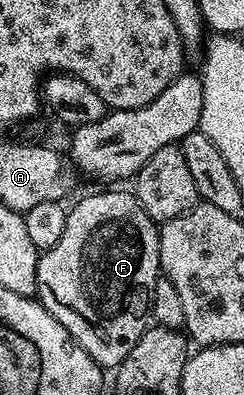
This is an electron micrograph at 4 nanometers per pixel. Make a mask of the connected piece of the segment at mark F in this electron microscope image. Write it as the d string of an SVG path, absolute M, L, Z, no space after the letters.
M134 192L91 193L67 211L65 232L53 247L42 250L37 263L37 299L69 331L71 338L101 367L117 367L133 351L149 327L151 300L159 281L159 231L156 222L139 206Z

